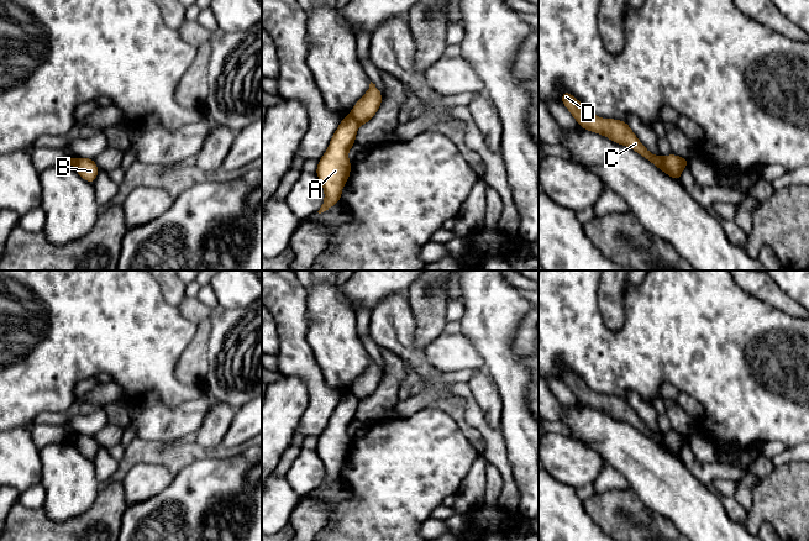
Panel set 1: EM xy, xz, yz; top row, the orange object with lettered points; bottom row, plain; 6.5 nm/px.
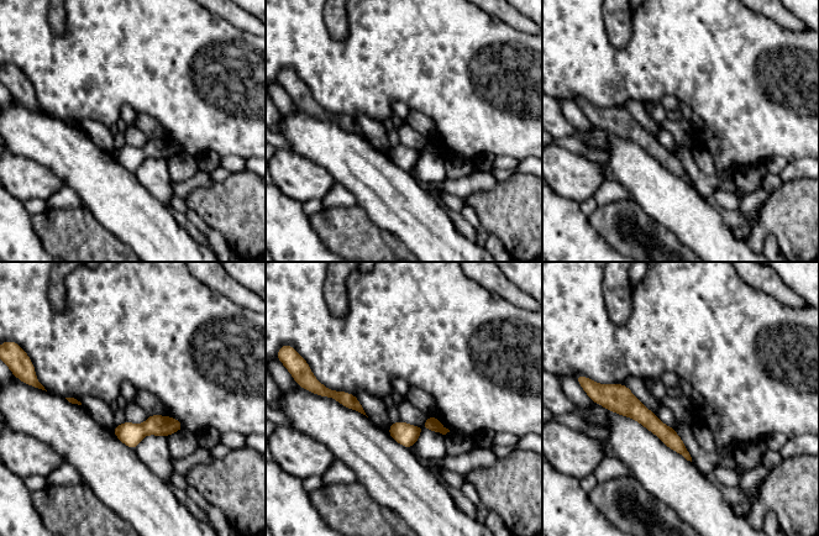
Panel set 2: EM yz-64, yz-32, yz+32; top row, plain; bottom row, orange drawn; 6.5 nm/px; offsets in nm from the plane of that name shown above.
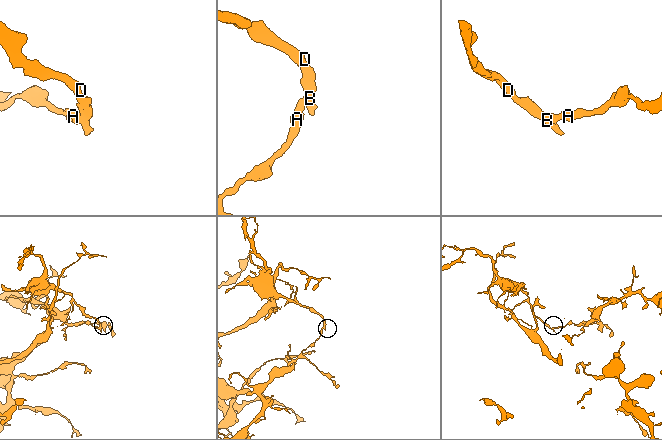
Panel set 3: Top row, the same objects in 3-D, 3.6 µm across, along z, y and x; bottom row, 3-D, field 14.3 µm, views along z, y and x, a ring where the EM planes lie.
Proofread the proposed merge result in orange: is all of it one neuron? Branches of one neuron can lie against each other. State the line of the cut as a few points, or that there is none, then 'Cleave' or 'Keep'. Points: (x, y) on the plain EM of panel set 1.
Split along yz (662, 435), (663, 442), (679, 455). Cleave

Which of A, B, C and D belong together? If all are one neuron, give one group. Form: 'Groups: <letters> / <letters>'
Groups: A / B C D

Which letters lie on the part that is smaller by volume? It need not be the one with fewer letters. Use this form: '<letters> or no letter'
B, C, D

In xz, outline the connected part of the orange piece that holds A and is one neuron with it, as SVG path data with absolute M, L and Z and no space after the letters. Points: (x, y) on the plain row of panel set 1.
M352 393L341 395L327 427L317 440L316 452L325 467L325 478L317 488L319 490L341 478L342 464L351 450L347 429L354 422L357 406L358 400Z

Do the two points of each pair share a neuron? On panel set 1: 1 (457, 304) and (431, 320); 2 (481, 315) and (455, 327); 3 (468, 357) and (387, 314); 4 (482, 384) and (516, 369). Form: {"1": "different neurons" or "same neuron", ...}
{"1": "different neurons", "2": "different neurons", "3": "different neurons", "4": "different neurons"}

